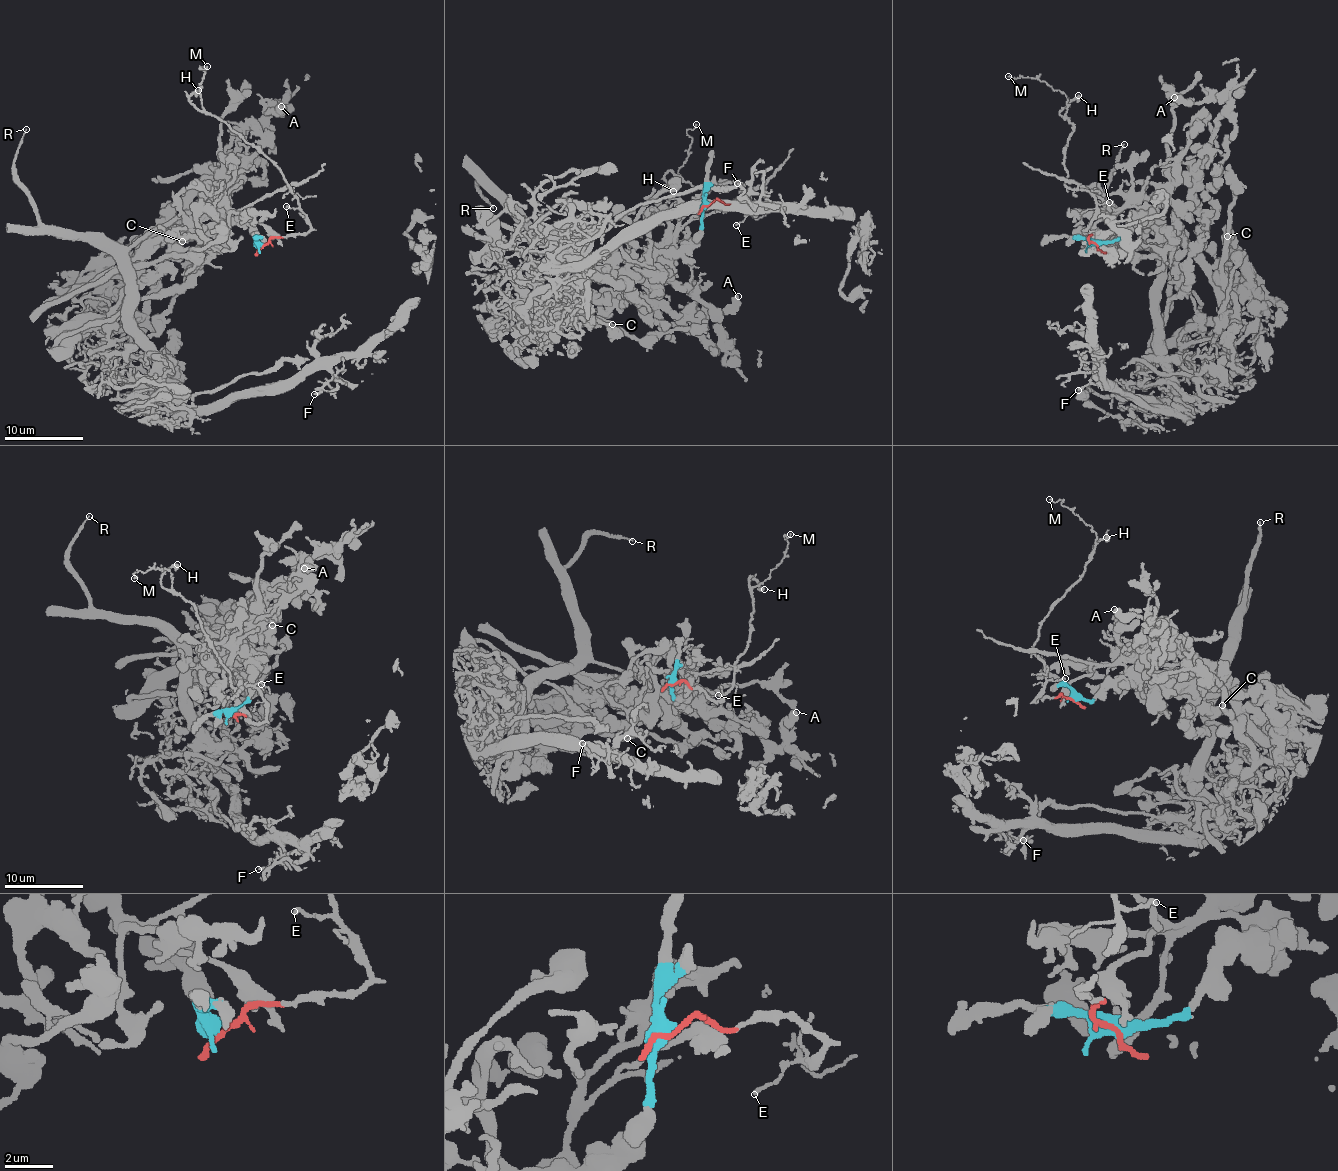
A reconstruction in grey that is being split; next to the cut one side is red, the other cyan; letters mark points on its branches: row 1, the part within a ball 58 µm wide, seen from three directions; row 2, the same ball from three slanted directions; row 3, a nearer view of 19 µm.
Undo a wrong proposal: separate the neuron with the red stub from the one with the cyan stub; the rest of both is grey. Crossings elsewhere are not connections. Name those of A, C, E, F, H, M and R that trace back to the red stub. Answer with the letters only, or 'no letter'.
E, H, M

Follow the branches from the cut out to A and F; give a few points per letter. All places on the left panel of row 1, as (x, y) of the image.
A: (261, 246), (249, 225), (207, 206), (207, 195), (210, 181), (230, 162), (236, 141), (267, 112), (282, 107)
F: (261, 246), (247, 224), (153, 243), (123, 268), (137, 344), (185, 410), (325, 368), (333, 378), (314, 394)

